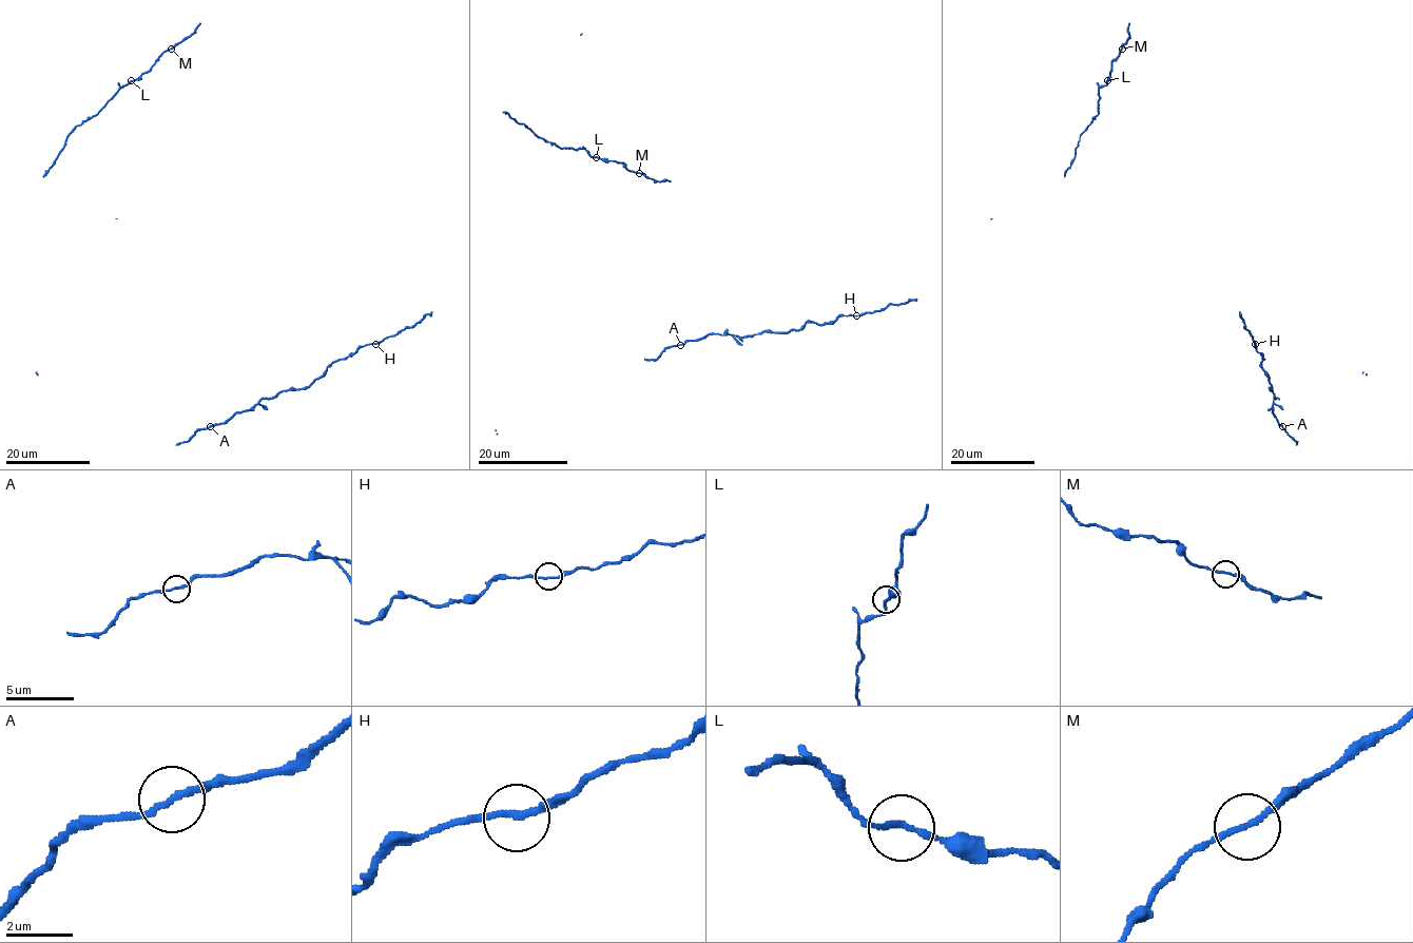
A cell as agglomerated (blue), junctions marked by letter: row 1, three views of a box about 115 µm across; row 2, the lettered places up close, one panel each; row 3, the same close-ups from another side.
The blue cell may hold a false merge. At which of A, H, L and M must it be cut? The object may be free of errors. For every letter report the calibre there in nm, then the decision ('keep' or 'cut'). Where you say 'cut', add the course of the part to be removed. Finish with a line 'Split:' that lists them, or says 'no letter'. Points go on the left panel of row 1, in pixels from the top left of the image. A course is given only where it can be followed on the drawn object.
A: 160 nm | keep
H: 170 nm | keep
L: 160 nm | keep
M: 160 nm | keep
Split: no letter

